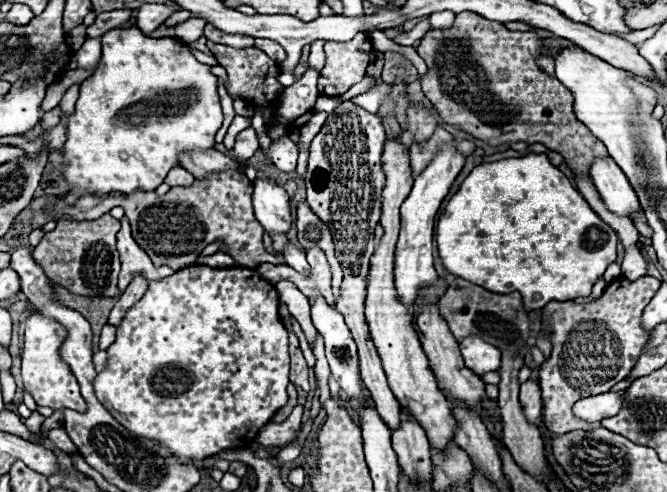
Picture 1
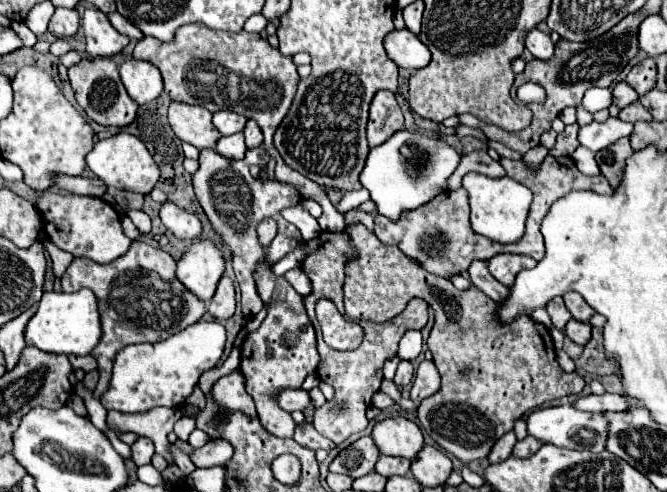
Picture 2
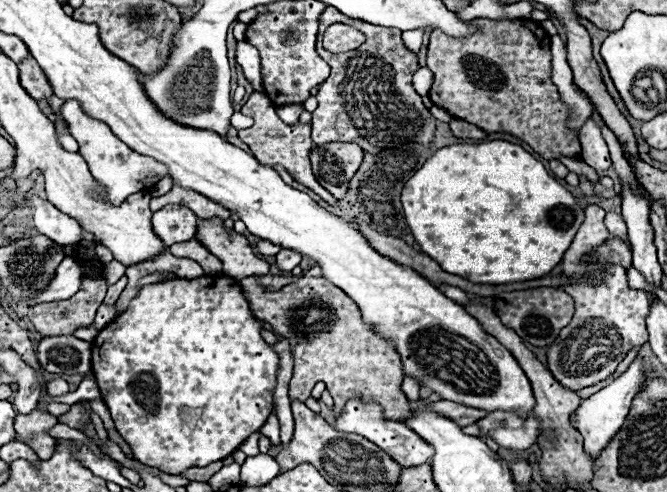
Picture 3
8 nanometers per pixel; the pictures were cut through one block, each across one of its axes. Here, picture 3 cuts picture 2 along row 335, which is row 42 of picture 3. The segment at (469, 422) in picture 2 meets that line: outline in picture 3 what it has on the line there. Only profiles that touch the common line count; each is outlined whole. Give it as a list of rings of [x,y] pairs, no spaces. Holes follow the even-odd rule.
[[[500,20],[486,22],[482,36],[452,38],[444,32],[432,32],[432,74],[434,84],[430,98],[434,104],[446,108],[456,118],[462,118],[486,132],[508,132],[524,142],[528,142],[546,160],[558,156],[570,156],[580,160],[580,146],[574,132],[566,128],[568,112],[560,102],[558,90],[550,80],[550,36],[538,22],[532,20]]]

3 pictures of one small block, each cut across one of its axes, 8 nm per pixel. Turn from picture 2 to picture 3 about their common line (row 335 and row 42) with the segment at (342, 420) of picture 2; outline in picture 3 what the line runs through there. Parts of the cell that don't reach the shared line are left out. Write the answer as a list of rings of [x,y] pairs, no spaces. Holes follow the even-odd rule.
[[[328,6],[318,20],[318,54],[330,64],[332,74],[318,88],[318,108],[312,112],[312,140],[322,146],[328,142],[354,142],[364,152],[378,154],[386,148],[396,148],[402,144],[422,144],[428,146],[434,142],[436,118],[422,104],[422,96],[412,88],[412,74],[420,68],[418,54],[410,52],[398,28],[378,28],[376,24],[366,24],[362,20],[350,20],[342,16],[334,6]],[[344,22],[360,28],[366,34],[368,42],[368,58],[372,62],[382,62],[390,66],[364,66],[364,50],[366,42],[346,54],[332,54],[322,48],[324,30],[334,24]]]

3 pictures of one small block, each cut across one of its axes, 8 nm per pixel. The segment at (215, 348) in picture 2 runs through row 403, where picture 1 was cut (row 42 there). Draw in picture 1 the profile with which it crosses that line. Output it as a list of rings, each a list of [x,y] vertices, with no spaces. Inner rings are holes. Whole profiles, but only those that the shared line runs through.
[[[136,26],[106,32],[102,36],[102,60],[96,72],[80,84],[76,110],[66,120],[62,176],[68,182],[68,192],[64,202],[76,204],[86,194],[150,192],[164,182],[172,168],[180,166],[180,154],[214,148],[214,136],[222,126],[224,114],[220,108],[218,78],[210,70],[212,66],[198,62],[188,44],[178,38],[148,38]]]

